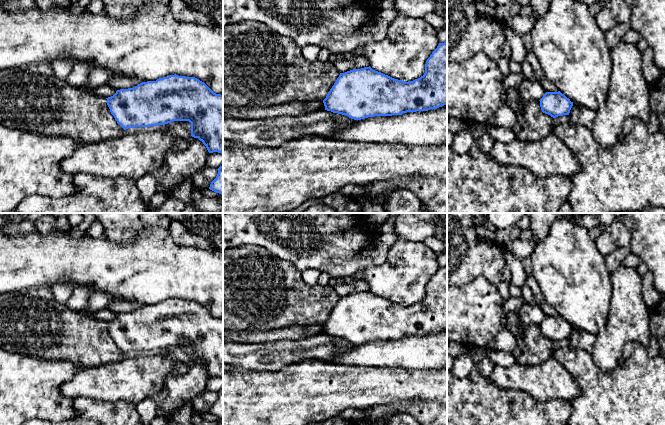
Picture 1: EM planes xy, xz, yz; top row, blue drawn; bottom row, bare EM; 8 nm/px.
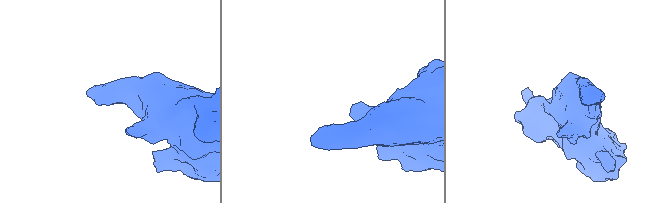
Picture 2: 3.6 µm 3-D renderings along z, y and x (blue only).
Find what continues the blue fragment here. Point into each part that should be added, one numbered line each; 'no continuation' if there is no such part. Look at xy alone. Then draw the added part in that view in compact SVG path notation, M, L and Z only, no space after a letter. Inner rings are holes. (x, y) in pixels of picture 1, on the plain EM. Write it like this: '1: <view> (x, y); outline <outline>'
no continuation

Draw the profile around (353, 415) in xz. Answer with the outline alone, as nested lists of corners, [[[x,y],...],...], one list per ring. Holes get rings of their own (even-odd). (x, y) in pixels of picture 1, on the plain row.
[[[346,409],[338,415],[341,419],[347,419],[354,423],[358,420],[362,420],[364,416],[365,410],[361,409]]]

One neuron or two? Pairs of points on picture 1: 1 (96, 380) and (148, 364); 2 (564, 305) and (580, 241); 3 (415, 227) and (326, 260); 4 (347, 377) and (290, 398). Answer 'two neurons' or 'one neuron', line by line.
1: one neuron
2: one neuron
3: two neurons
4: one neuron

